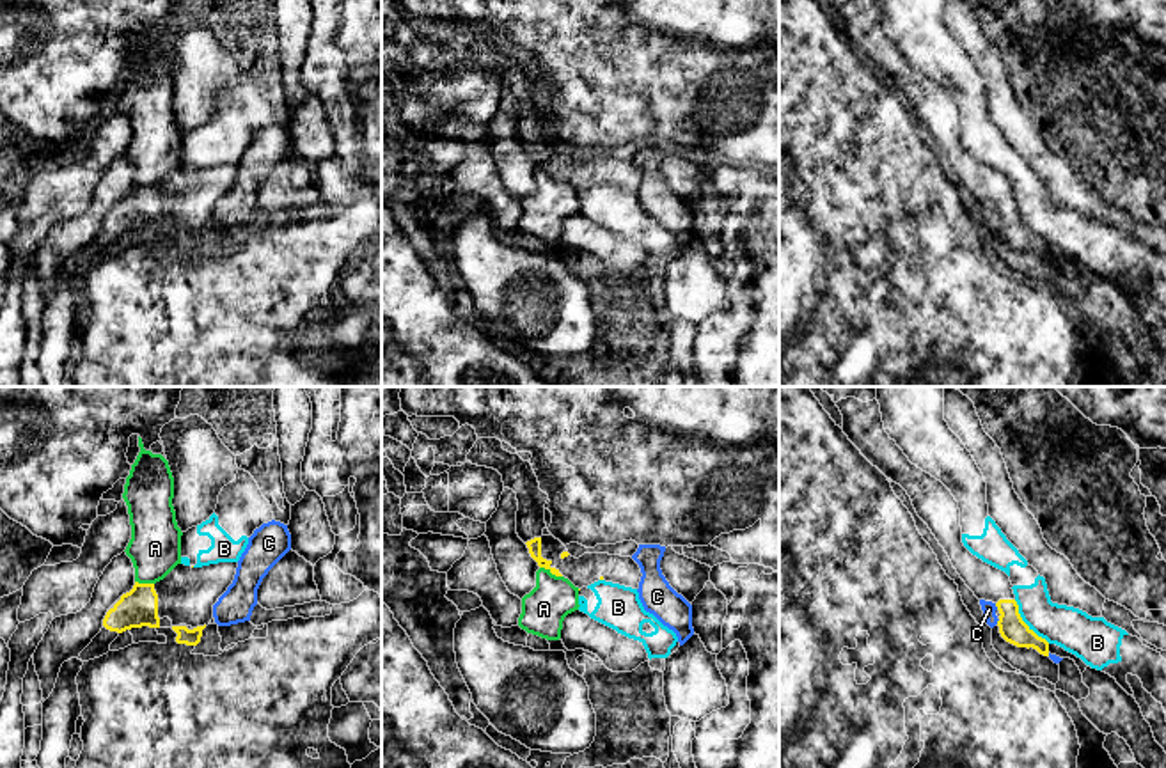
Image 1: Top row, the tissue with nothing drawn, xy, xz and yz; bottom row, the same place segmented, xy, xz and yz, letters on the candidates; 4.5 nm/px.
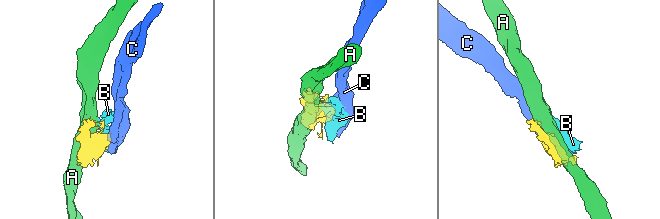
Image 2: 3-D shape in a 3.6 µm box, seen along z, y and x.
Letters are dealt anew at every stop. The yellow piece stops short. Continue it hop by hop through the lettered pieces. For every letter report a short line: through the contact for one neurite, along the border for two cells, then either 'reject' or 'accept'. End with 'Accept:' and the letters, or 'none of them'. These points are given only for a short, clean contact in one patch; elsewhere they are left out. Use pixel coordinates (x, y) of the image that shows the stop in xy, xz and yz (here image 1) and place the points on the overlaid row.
A: reject
B: reject
C: line yz (994, 603), (998, 609); reject
Accept: none of them

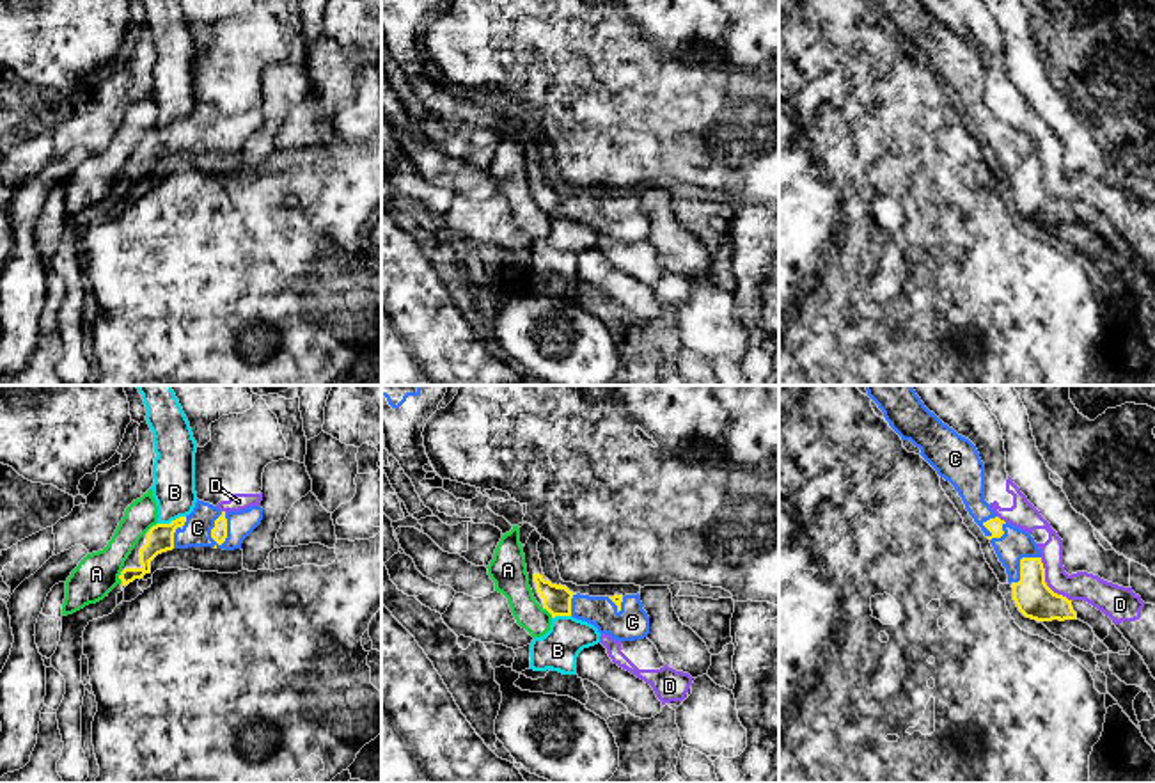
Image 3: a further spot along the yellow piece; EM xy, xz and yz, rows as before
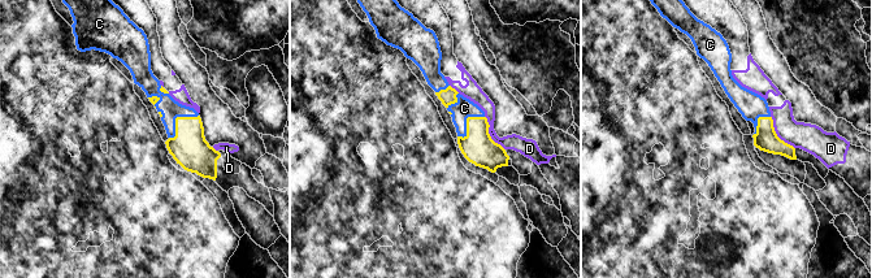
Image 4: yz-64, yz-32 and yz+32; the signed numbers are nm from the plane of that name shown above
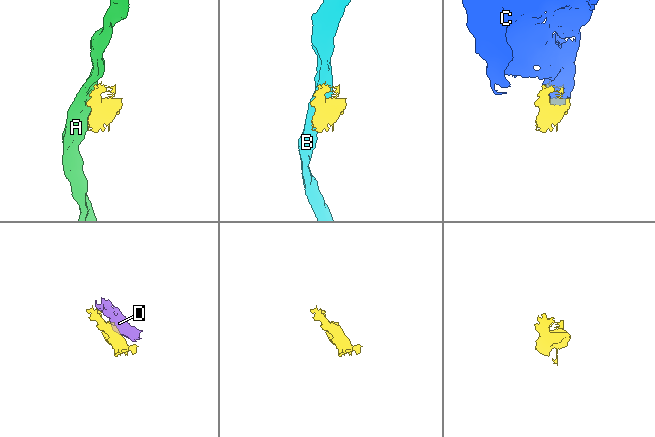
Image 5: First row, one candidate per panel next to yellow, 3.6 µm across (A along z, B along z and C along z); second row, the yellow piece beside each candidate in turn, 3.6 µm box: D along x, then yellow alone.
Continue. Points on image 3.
A: reject
B: reject
C: accept
D: reject
Accept: C

